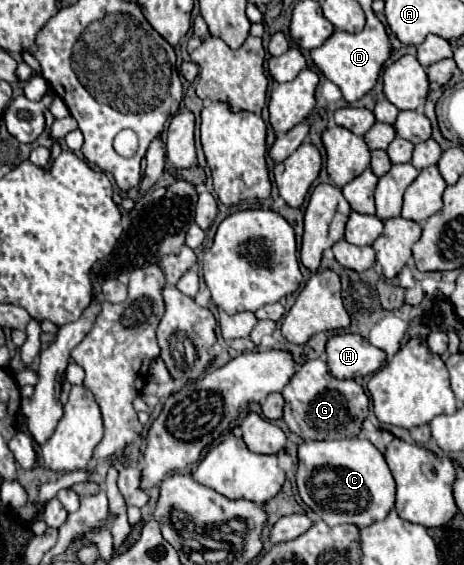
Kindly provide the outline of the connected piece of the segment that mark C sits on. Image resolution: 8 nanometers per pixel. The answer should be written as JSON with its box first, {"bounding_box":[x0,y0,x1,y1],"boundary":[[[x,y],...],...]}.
{"bounding_box":[296,439,396,527],"boundary":[[[366,439],[300,441],[296,485],[302,501],[328,525],[352,523],[358,527],[382,521],[394,507],[396,483],[384,455]]]}

